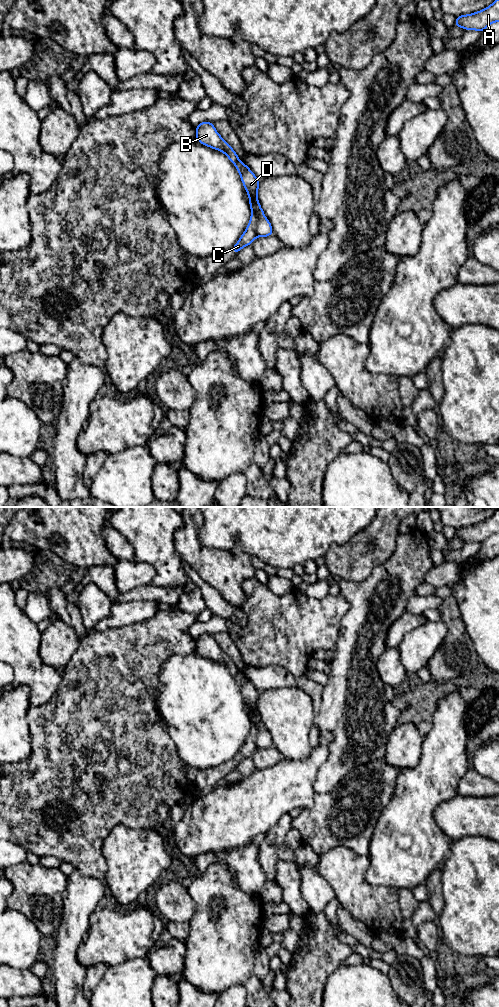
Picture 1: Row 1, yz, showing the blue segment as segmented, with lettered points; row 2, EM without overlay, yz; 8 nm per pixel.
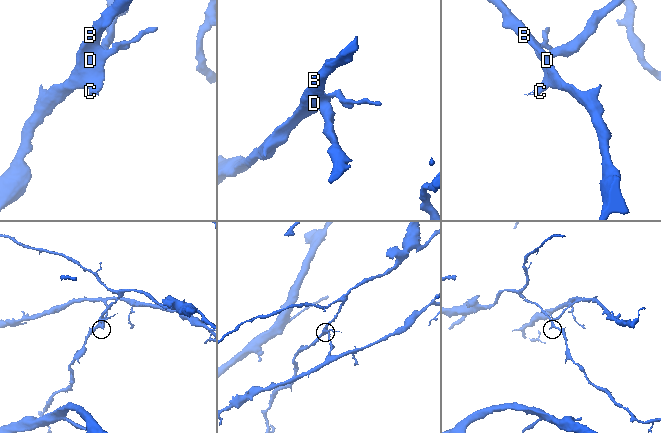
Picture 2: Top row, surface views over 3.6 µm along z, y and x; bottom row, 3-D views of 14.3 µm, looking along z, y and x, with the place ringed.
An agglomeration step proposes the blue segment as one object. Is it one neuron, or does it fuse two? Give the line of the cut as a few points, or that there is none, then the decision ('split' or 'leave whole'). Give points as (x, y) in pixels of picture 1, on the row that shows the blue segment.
cut in yz along (249, 198), (252, 202), (252, 207), (258, 212), (257, 236); split

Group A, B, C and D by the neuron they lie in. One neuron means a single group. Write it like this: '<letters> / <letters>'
A C / B D

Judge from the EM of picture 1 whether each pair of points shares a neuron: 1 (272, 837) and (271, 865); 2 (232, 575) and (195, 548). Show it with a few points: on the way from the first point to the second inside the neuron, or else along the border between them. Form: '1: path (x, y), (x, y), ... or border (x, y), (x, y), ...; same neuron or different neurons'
1: path (271, 844), (271, 858); same neuron
2: path (223, 571), (213, 566), (204, 557); same neuron

